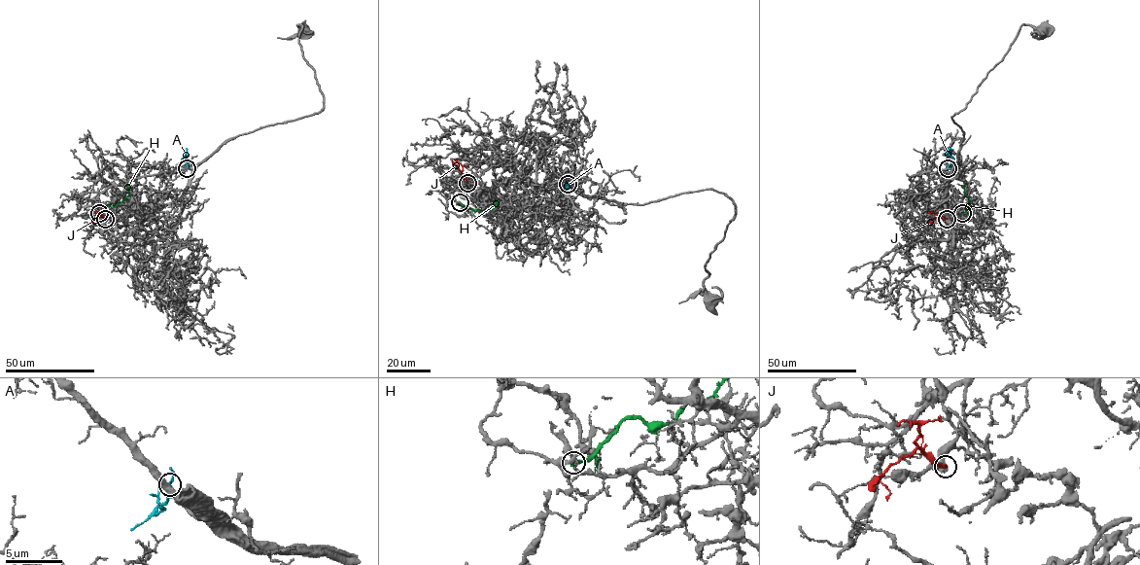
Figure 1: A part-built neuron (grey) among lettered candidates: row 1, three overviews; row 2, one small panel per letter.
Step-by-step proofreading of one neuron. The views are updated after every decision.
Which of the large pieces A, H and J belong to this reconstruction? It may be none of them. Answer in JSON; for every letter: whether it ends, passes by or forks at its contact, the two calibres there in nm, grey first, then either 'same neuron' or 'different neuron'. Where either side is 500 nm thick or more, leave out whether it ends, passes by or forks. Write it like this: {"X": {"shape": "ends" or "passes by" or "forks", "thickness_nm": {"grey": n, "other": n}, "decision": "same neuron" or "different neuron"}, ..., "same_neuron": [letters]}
{"A": {"shape": "ends", "thickness_nm": {"grey": 420, "other": 170}, "decision": "different neuron"}, "H": {"shape": "ends", "thickness_nm": {"grey": 200, "other": 260}, "decision": "different neuron"}, "J": {"shape": "ends", "thickness_nm": {"grey": 480, "other": 240}, "decision": "different neuron"}, "same_neuron": []}

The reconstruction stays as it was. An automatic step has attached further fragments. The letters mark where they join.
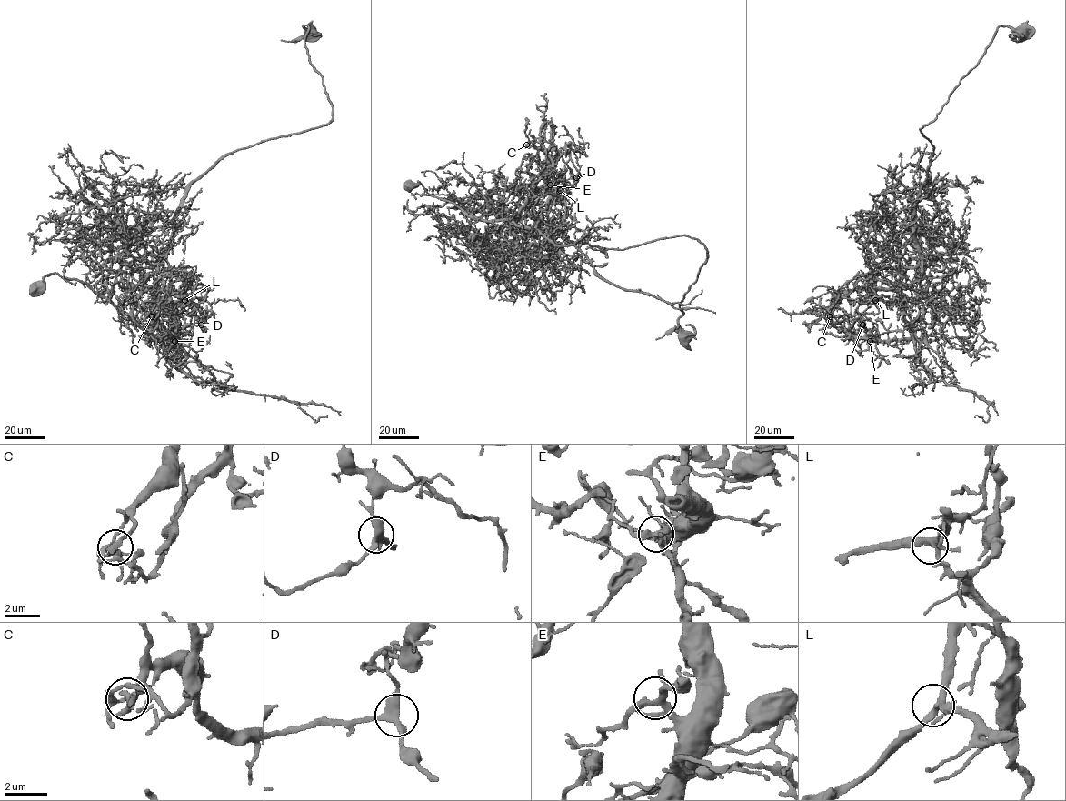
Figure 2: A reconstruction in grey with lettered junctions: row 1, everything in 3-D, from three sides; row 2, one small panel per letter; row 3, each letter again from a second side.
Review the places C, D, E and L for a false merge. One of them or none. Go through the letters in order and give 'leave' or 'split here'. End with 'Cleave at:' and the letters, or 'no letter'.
C: split here
D: leave
E: leave
L: leave
Cleave at: C

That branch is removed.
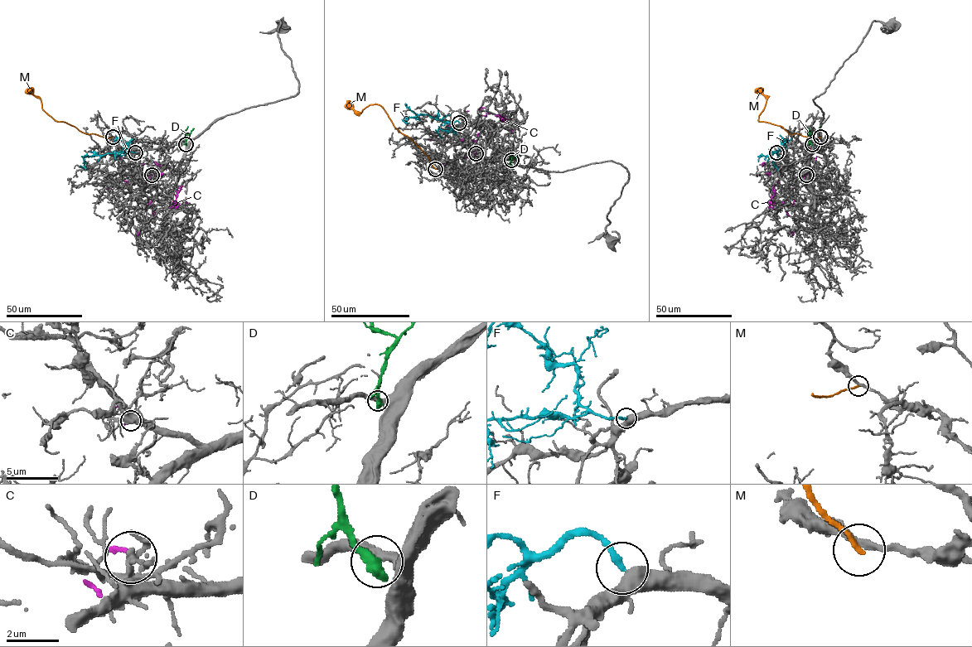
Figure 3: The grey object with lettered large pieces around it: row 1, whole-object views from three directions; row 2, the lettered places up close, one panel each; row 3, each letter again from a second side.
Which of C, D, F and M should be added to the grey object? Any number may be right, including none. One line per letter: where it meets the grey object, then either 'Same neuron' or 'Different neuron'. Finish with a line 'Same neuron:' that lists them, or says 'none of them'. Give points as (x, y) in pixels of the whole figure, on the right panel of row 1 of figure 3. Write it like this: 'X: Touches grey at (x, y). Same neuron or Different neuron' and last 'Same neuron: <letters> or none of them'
C: Touches grey at (806, 175). Different neuron
D: Touches grey at (812, 144). Different neuron
F: Touches grey at (776, 152). Same neuron
M: Touches grey at (820, 137). Different neuron
Same neuron: F

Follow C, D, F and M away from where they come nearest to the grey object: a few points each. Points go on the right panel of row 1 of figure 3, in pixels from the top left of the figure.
C: (805, 175), (793, 202), (769, 207), (772, 206), (772, 186), (761, 164), (792, 189)
D: (812, 144), (810, 135), (820, 126)
F: (776, 152), (768, 155), (776, 167), (772, 166)
M: (820, 137), (810, 138), (790, 134), (780, 126), (759, 121), (758, 115), (766, 100), (758, 91), (759, 88)

